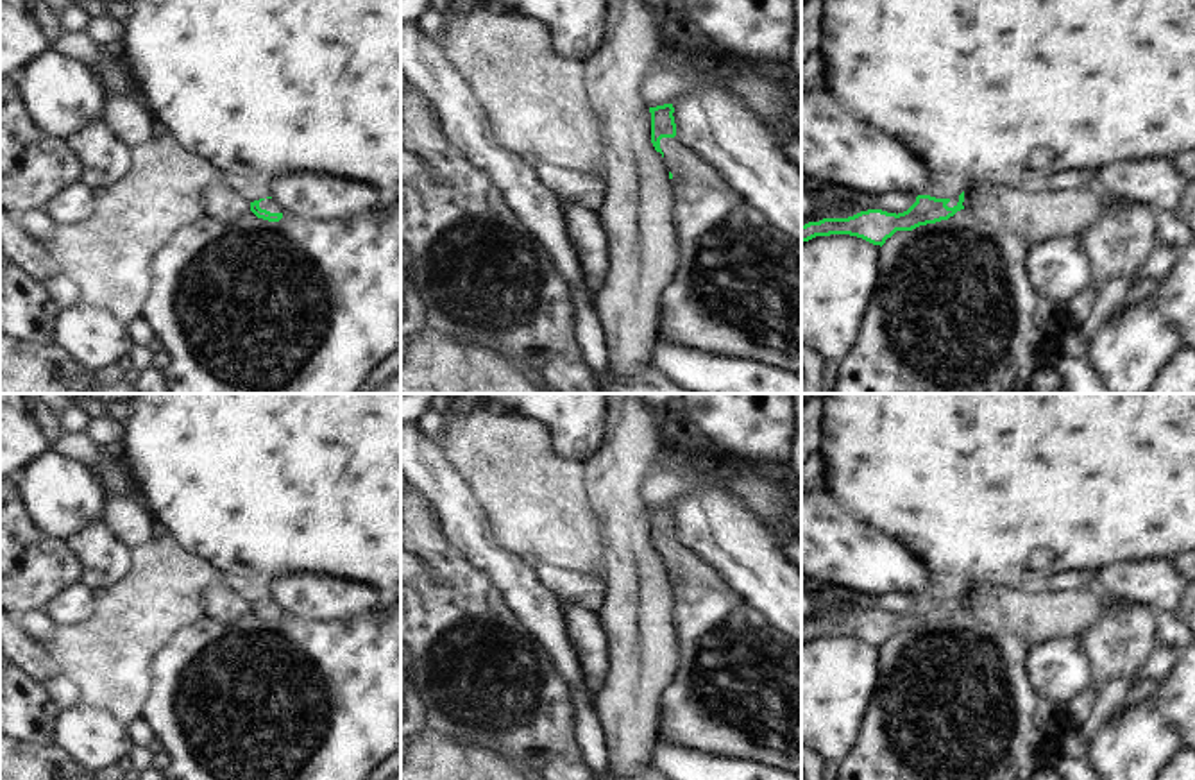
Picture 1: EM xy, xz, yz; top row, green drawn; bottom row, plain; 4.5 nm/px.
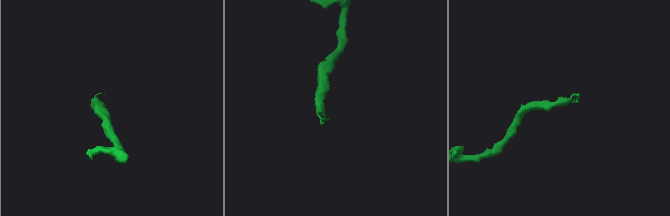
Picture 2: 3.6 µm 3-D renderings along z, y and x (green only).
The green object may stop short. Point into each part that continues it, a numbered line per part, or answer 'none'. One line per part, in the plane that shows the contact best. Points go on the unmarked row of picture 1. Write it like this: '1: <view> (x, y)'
1: xy (271, 605)

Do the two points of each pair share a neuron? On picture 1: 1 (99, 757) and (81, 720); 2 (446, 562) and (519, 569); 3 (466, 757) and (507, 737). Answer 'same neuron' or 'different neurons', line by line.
1: same neuron
2: different neurons
3: different neurons

